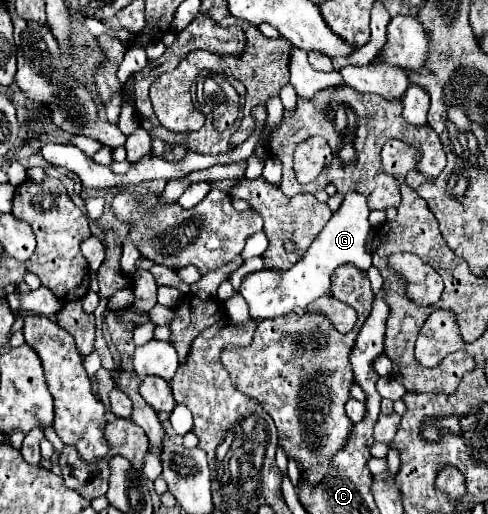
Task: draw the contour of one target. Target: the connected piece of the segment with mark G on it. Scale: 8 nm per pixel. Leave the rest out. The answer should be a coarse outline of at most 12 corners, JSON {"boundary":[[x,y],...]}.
{"boundary":[[346,193],[306,255],[288,271],[242,281],[252,319],[304,313],[330,275],[368,271],[370,207]]}

